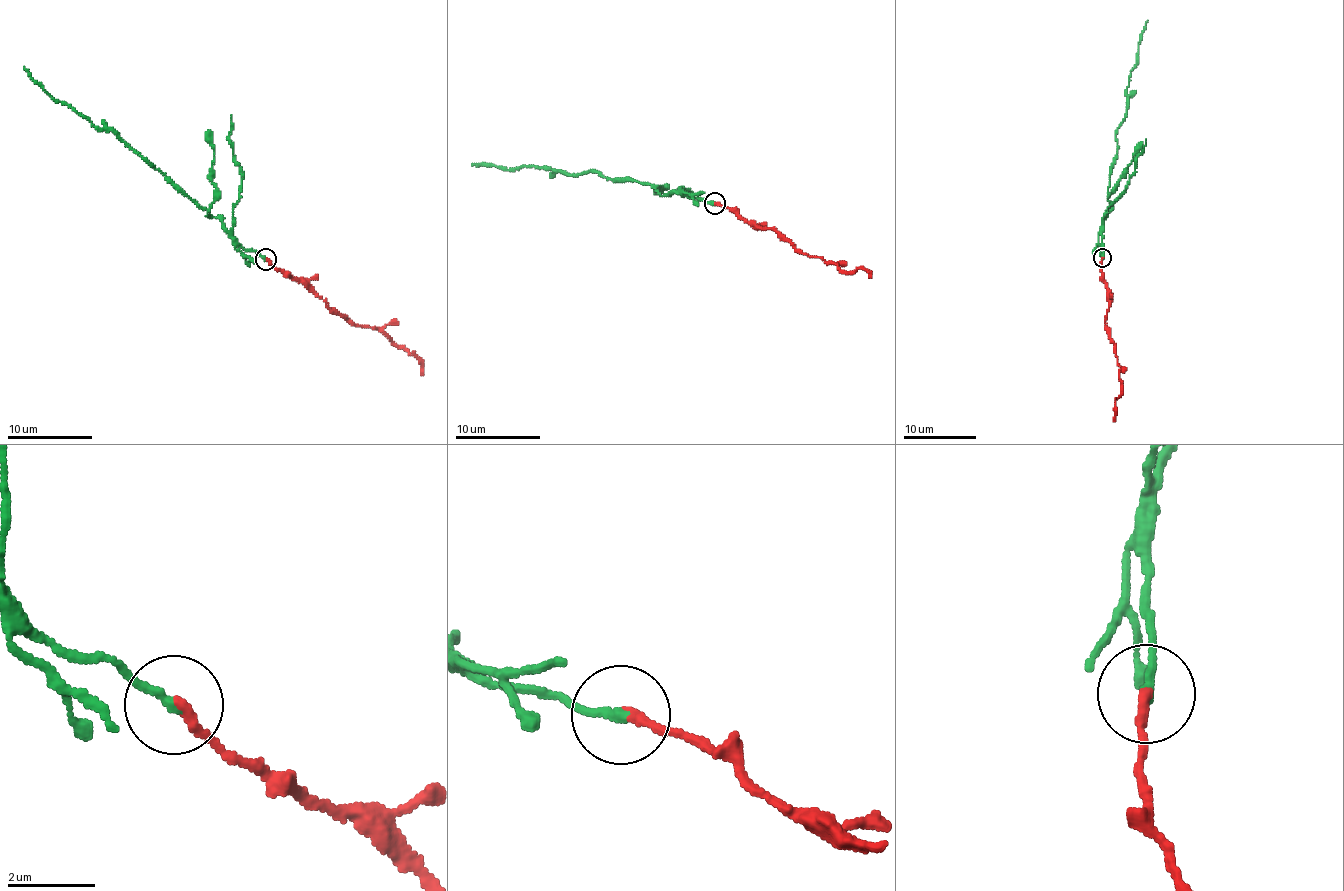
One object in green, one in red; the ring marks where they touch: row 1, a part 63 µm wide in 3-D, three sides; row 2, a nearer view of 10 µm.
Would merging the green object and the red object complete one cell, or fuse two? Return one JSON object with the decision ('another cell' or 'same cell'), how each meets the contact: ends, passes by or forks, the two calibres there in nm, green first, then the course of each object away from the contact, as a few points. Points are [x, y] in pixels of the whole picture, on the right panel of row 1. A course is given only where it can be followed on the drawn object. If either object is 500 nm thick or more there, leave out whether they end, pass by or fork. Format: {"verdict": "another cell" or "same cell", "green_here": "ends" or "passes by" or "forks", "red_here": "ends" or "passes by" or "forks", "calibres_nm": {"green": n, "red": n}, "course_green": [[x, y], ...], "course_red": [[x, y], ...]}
{"verdict": "another cell", "green_here": "ends", "red_here": "ends", "calibres_nm": {"green": 220, "red": 240}, "course_green": [[1102, 257], [1102, 223], [1113, 206], [1108, 191], [1117, 153], [1115, 133], [1126, 113], [1129, 79], [1147, 20]], "course_red": [[1102, 257], [1101, 278], [1109, 290], [1105, 328], [1121, 368], [1120, 393], [1115, 401], [1113, 421]]}

